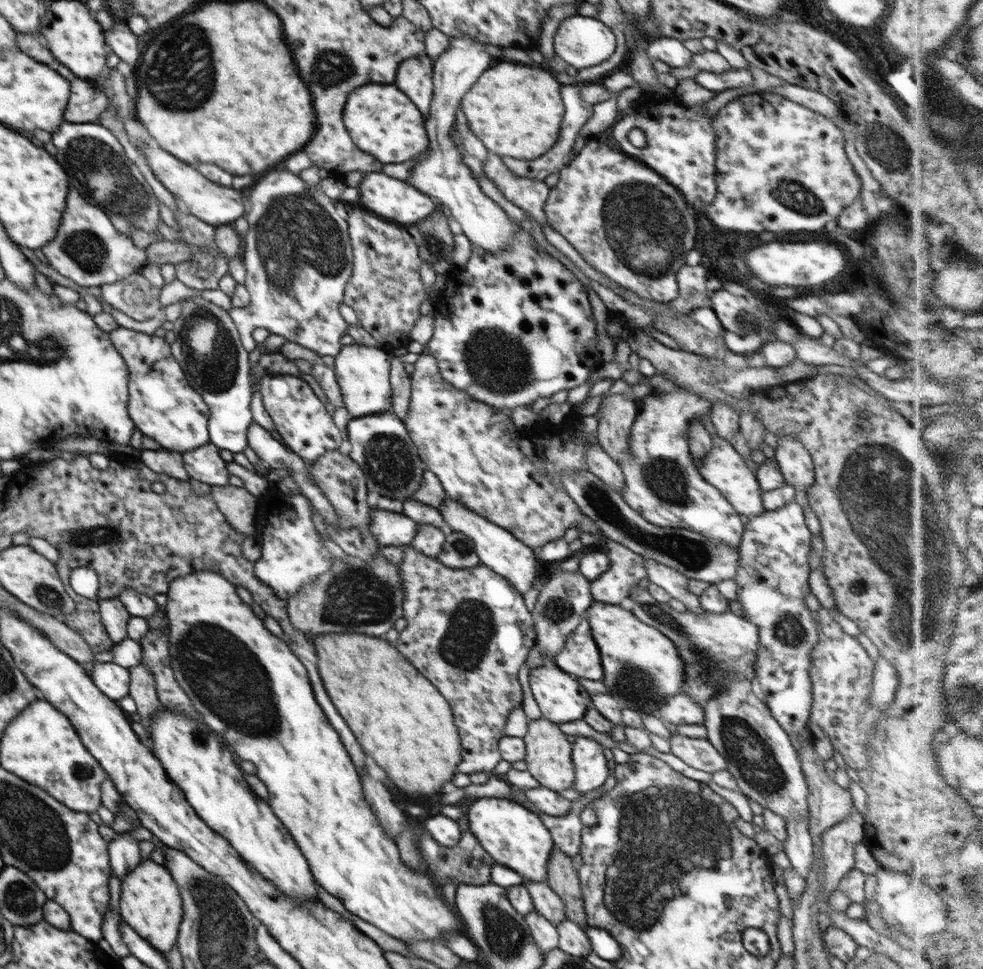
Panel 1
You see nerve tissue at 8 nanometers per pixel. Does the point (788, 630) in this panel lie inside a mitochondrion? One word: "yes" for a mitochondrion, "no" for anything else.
yes

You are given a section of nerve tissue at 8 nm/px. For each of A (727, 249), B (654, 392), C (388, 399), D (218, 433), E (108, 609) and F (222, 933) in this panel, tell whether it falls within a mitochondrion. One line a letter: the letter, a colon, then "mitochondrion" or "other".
A: other
B: other
C: other
D: other
E: other
F: mitochondrion

